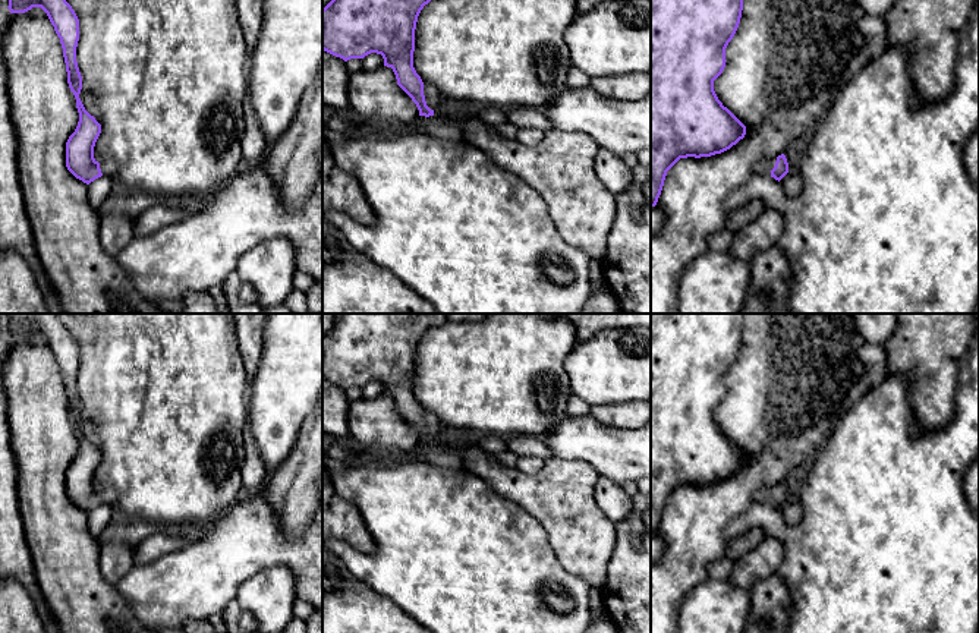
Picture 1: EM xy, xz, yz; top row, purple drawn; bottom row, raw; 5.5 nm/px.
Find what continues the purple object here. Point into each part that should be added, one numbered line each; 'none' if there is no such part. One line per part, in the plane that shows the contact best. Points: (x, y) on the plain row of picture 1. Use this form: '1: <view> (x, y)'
1: yz (764, 495)

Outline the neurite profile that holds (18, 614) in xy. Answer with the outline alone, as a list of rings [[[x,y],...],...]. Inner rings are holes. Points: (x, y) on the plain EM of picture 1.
[[[13,579],[0,582],[0,633],[45,633],[34,601]]]

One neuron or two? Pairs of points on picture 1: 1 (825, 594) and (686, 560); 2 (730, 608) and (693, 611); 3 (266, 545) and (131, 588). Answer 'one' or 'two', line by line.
1: two
2: one
3: one

